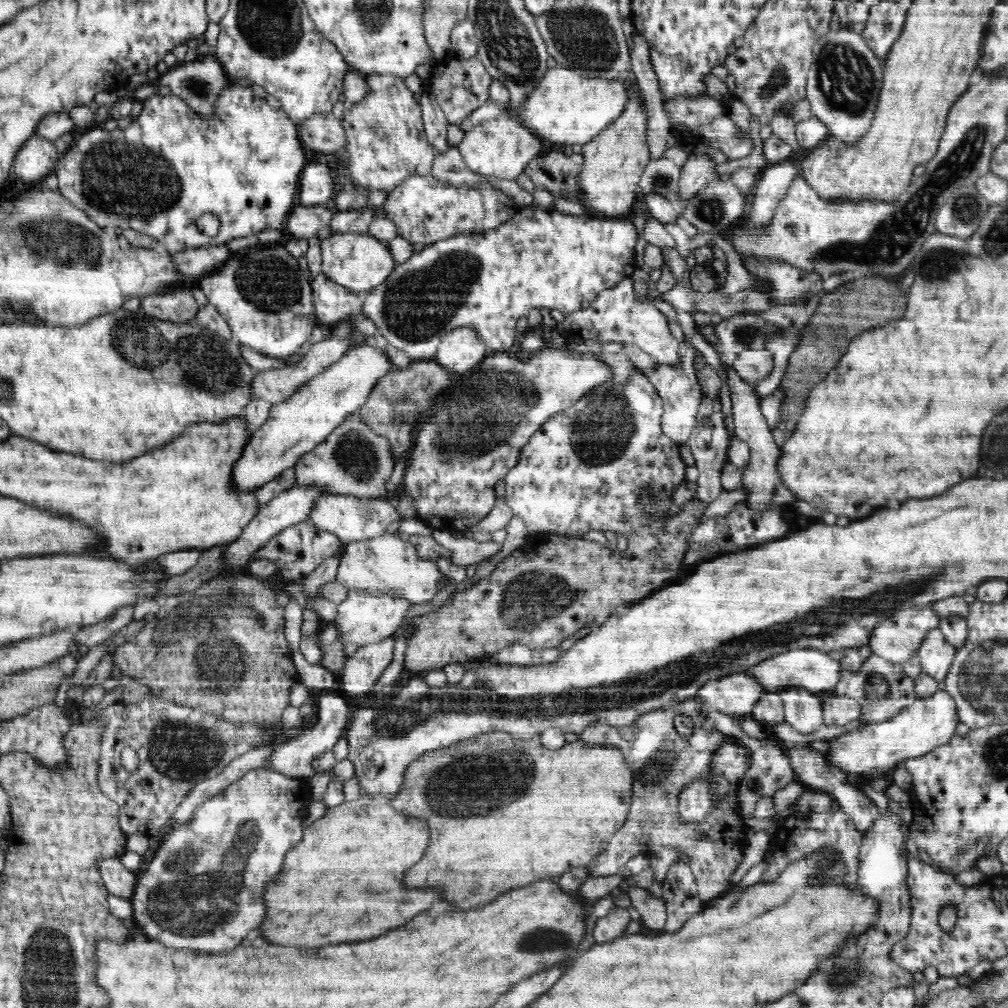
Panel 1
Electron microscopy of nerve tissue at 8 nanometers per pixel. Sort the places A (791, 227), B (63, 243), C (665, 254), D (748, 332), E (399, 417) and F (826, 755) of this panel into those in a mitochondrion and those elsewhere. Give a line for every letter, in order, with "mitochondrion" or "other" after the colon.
A: mitochondrion
B: mitochondrion
C: other
D: mitochondrion
E: mitochondrion
F: other

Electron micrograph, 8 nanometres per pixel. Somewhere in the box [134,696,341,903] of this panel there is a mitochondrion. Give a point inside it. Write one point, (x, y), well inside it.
(183, 747)

